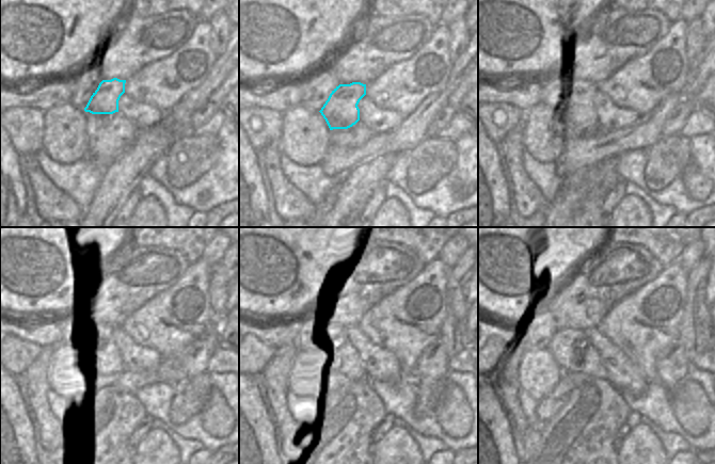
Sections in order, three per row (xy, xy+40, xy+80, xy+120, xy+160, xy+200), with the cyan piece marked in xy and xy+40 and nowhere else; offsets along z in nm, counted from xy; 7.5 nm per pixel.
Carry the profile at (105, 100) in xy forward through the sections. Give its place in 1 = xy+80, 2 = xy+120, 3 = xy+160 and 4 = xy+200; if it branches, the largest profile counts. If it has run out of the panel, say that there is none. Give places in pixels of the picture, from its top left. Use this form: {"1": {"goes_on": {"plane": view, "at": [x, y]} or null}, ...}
{"1": {"goes_on": {"plane": "xy+80", "at": [589, 124]}}, "2": {"goes_on": {"plane": "xy+120", "at": [112, 364]}}, "3": {"goes_on": {"plane": "xy+160", "at": [333, 351]}}, "4": {"goes_on": {"plane": "xy+200", "at": [570, 348]}}}

